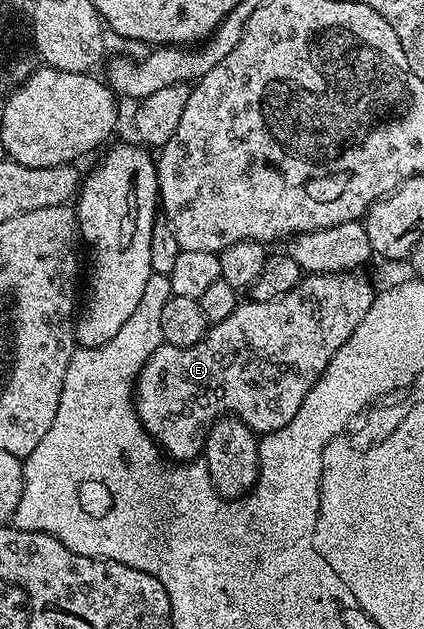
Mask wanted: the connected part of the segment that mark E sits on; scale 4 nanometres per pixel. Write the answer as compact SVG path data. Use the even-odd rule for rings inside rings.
M362 271L312 273L303 276L302 280L296 283L296 287L292 287L292 291L281 293L279 297L273 297L267 301L243 300L232 311L232 315L228 315L228 319L210 325L205 335L192 347L176 347L165 343L156 347L156 351L152 351L150 358L142 364L142 370L138 372L138 380L134 383L134 409L138 412L138 418L142 421L143 430L158 442L167 458L178 463L193 461L203 452L206 432L213 427L214 422L219 417L227 415L236 417L243 421L255 435L276 435L286 428L286 424L292 419L292 415L296 415L296 411L300 409L300 403L310 396L310 391L316 383L316 379L320 377L324 367L332 359L332 355L336 355L336 351L340 351L340 347L344 347L348 335L352 335L352 331L356 331L357 325L360 324L360 319L364 319L368 315L368 307L372 307L375 296L376 288L374 289L373 283L362 274Z

